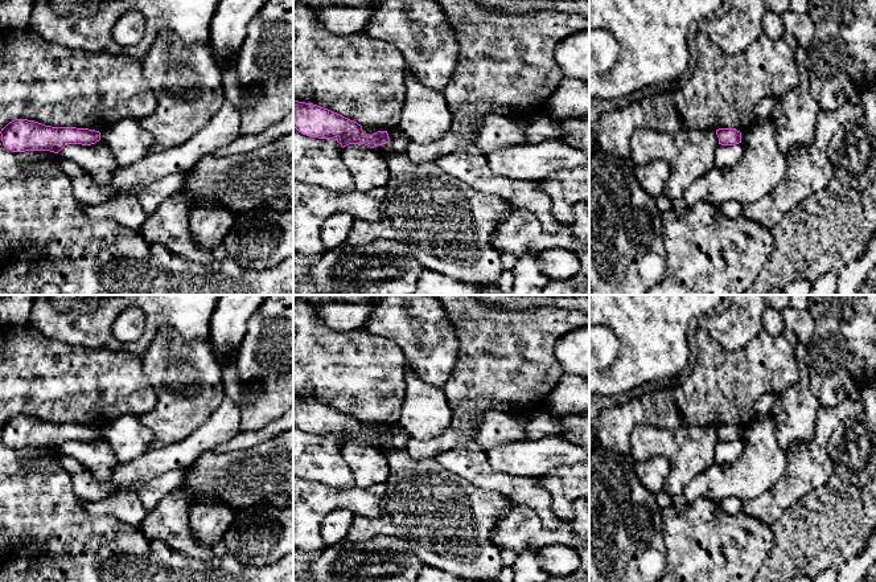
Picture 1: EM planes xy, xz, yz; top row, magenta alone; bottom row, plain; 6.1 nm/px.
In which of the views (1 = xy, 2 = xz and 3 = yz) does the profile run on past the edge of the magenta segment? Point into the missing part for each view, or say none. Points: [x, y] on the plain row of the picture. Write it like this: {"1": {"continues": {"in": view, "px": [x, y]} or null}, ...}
{"1": {"continues": null}, "2": {"continues": null}, "3": {"continues": null}}

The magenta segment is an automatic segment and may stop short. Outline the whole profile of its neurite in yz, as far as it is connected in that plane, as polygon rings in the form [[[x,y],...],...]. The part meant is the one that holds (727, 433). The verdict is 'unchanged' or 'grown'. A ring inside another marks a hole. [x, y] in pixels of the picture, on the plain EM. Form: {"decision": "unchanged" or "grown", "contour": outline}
{"decision": "unchanged", "contour": [[[719,425],[716,426],[716,431],[721,442],[736,442],[741,439],[741,429],[736,425]]]}

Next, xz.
{"decision": "unchanged", "contour": [[[293,395],[293,423],[303,431],[337,436],[341,443],[365,440],[370,444],[390,438],[387,427],[365,433],[362,422],[313,399]]]}

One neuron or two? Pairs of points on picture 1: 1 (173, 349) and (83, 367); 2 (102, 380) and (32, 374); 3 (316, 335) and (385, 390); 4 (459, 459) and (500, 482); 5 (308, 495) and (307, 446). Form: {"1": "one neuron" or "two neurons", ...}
{"1": "two neurons", "2": "one neuron", "3": "one neuron", "4": "one neuron", "5": "two neurons"}

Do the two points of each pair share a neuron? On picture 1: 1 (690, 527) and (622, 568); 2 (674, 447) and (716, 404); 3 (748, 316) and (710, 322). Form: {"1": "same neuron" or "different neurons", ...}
{"1": "different neurons", "2": "different neurons", "3": "same neuron"}

